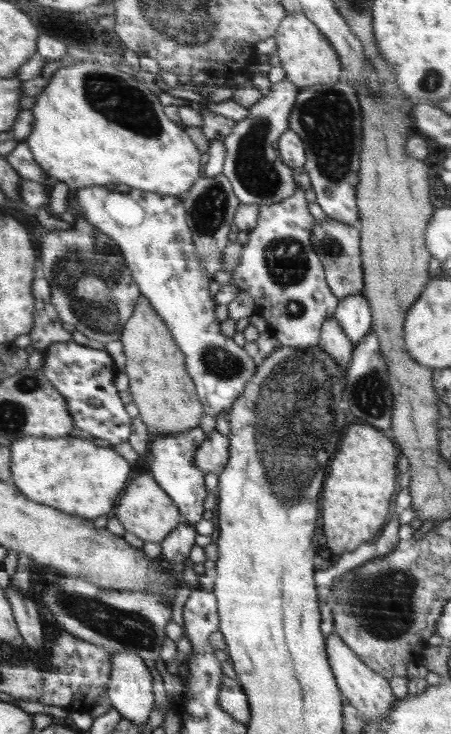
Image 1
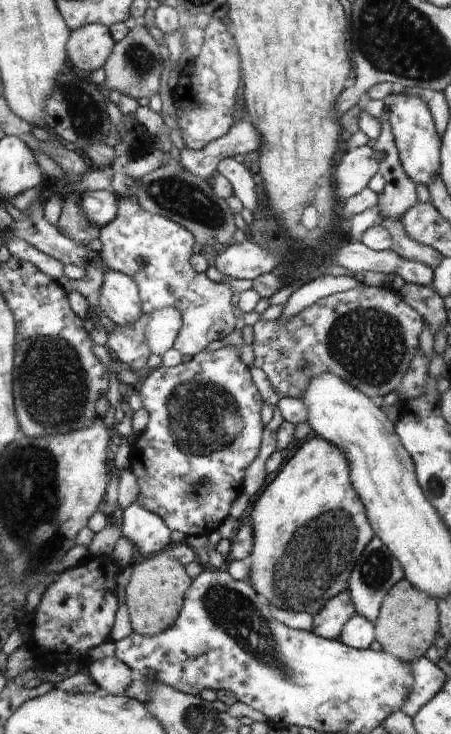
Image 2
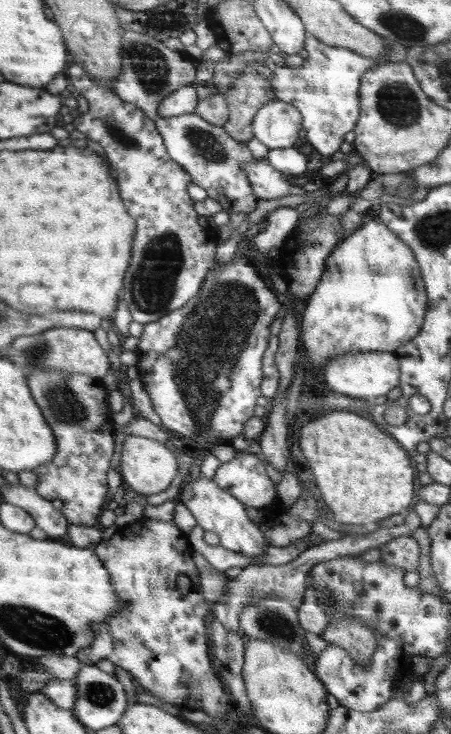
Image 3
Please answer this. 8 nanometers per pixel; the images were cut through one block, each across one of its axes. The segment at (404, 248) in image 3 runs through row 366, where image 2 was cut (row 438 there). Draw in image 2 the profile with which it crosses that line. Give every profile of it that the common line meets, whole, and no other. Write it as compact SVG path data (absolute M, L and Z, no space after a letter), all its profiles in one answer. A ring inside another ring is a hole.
M324 437L310 438L306 440L292 458L286 462L274 477L267 483L267 488L262 492L262 495L253 507L249 517L249 523L253 528L254 544L250 553L249 564L249 582L255 591L262 595L270 604L270 606L277 609L284 609L287 611L296 611L301 613L308 613L312 616L318 614L322 608L342 591L346 591L350 586L351 572L355 568L355 564L359 560L359 556L366 550L366 546L375 538L374 530L372 530L369 523L366 509L362 504L361 498L358 498L356 491L353 489L350 482L350 467L348 466L347 456L331 441L327 441Z

